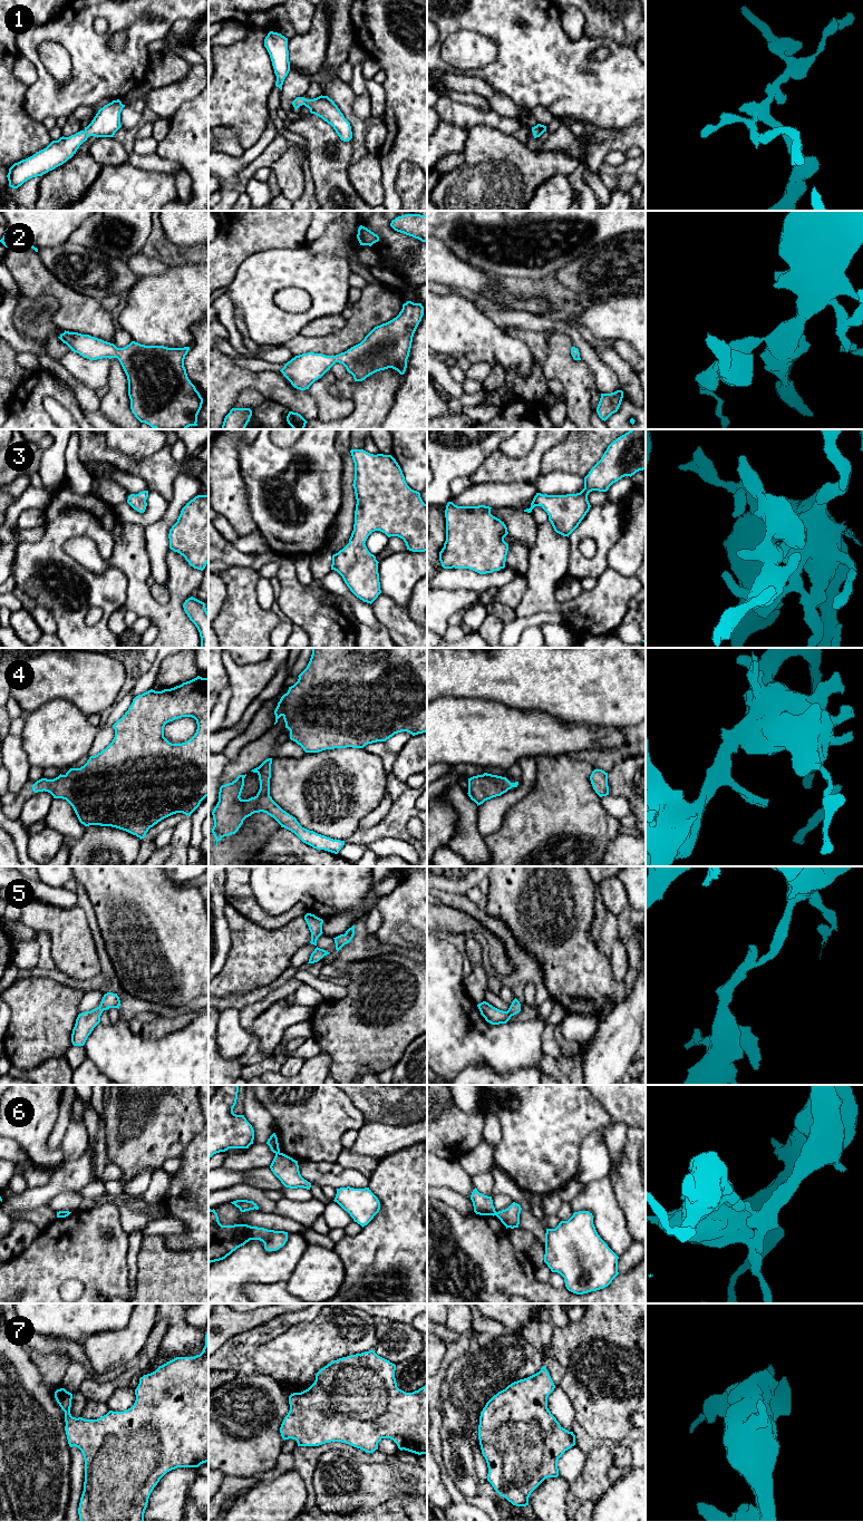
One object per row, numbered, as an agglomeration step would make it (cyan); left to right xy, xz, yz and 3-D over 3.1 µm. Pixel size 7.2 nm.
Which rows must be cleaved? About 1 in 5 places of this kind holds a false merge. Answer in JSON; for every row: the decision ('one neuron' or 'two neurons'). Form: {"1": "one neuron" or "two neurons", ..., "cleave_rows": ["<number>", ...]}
{"1": "one neuron", "2": "one neuron", "3": "one neuron", "4": "one neuron", "5": "one neuron", "6": "two neurons", "7": "one neuron", "cleave_rows": ["6"]}

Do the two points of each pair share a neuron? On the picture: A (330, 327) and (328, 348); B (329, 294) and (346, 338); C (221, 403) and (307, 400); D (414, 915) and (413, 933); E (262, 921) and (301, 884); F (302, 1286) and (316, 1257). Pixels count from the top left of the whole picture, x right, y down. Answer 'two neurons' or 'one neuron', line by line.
A: two neurons
B: two neurons
C: one neuron
D: two neurons
E: two neurons
F: one neuron

